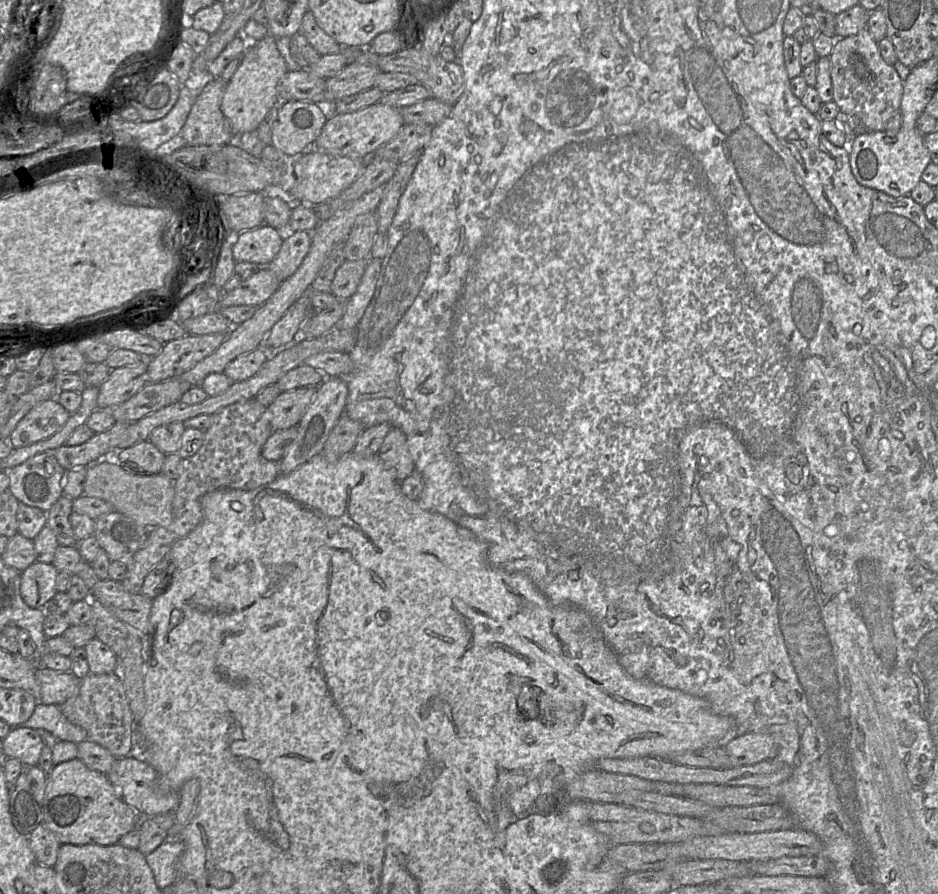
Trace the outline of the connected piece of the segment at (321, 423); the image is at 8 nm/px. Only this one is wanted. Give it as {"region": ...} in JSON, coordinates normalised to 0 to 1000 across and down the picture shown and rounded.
{"region":[[[350,422],[338,432],[336,445],[317,474],[317,488],[305,502],[297,515],[297,531],[312,528],[335,510],[342,508],[345,497],[357,478],[360,469],[367,462],[371,444],[371,432],[365,422]]]}

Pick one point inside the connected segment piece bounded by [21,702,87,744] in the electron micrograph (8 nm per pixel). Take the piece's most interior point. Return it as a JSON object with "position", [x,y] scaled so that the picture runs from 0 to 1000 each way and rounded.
{"position":[52,802]}

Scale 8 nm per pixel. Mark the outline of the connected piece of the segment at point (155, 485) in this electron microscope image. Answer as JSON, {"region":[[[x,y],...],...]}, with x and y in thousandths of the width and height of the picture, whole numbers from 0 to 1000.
{"region":[[[110,512],[92,521],[93,530],[88,554],[116,562],[122,572],[132,575],[158,593],[179,588],[183,583],[186,538],[173,529],[148,532],[133,527],[119,512]]]}

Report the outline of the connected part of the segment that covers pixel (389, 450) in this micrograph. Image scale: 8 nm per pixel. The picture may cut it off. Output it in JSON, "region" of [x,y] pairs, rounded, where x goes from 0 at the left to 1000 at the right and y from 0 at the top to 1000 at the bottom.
{"region":[[[418,479],[412,487],[402,510],[420,527],[425,539],[432,537],[441,527],[441,517],[433,488],[424,479]]]}

